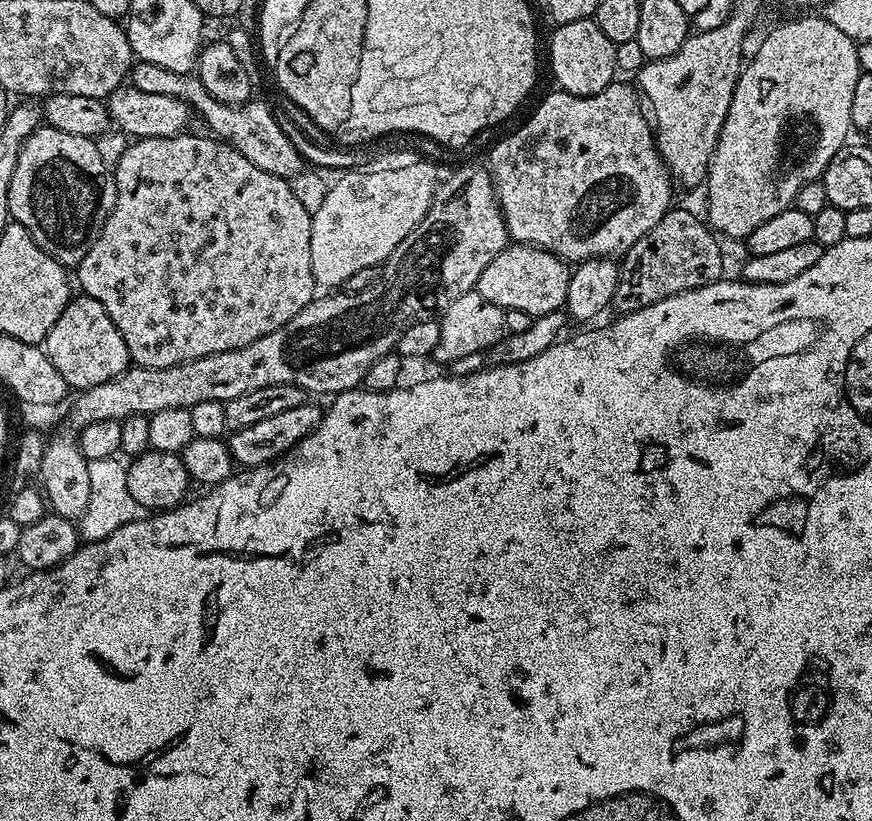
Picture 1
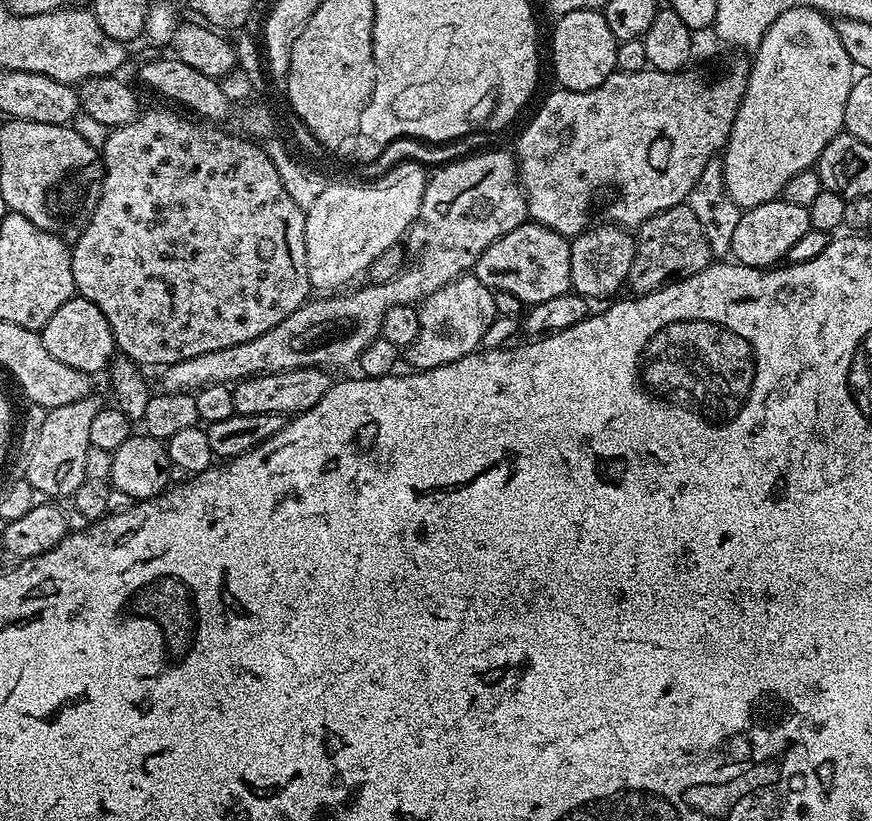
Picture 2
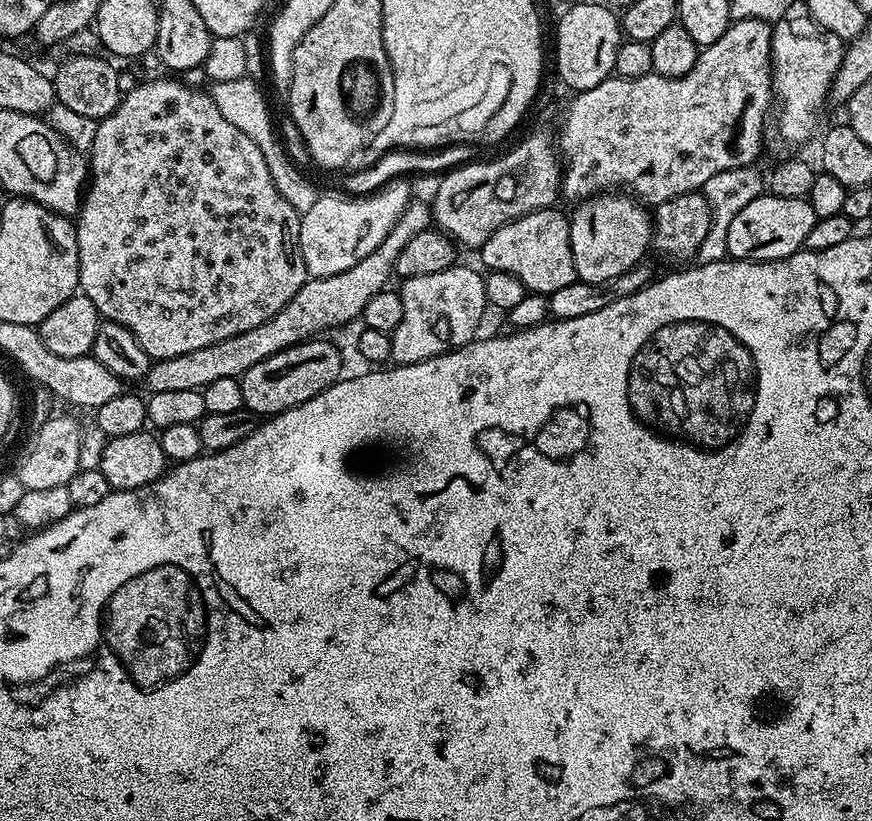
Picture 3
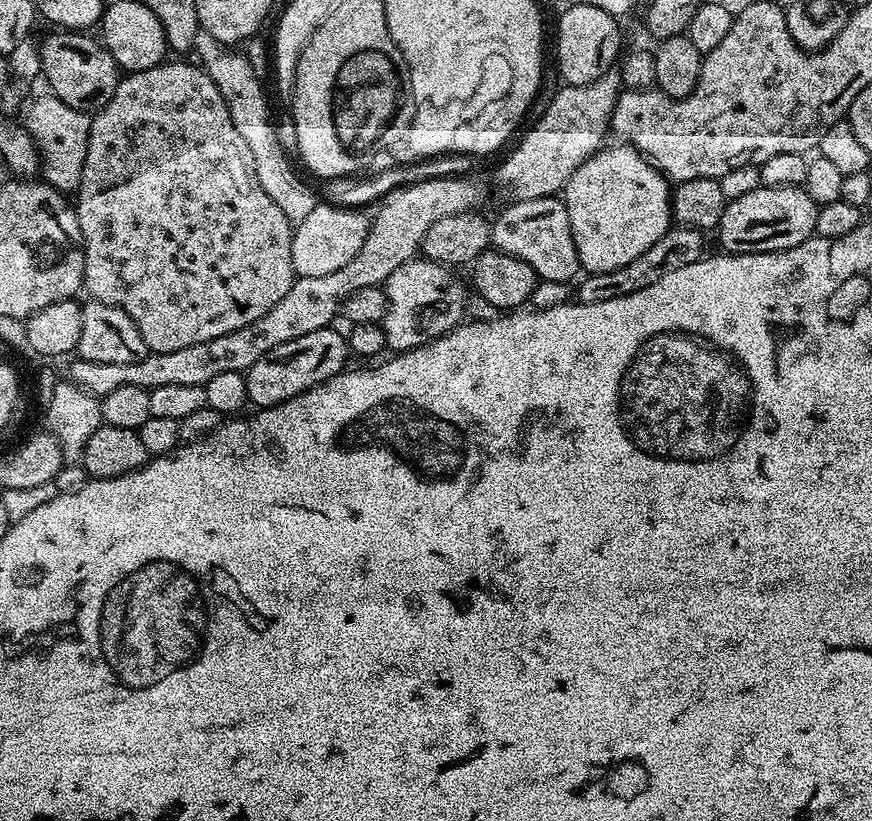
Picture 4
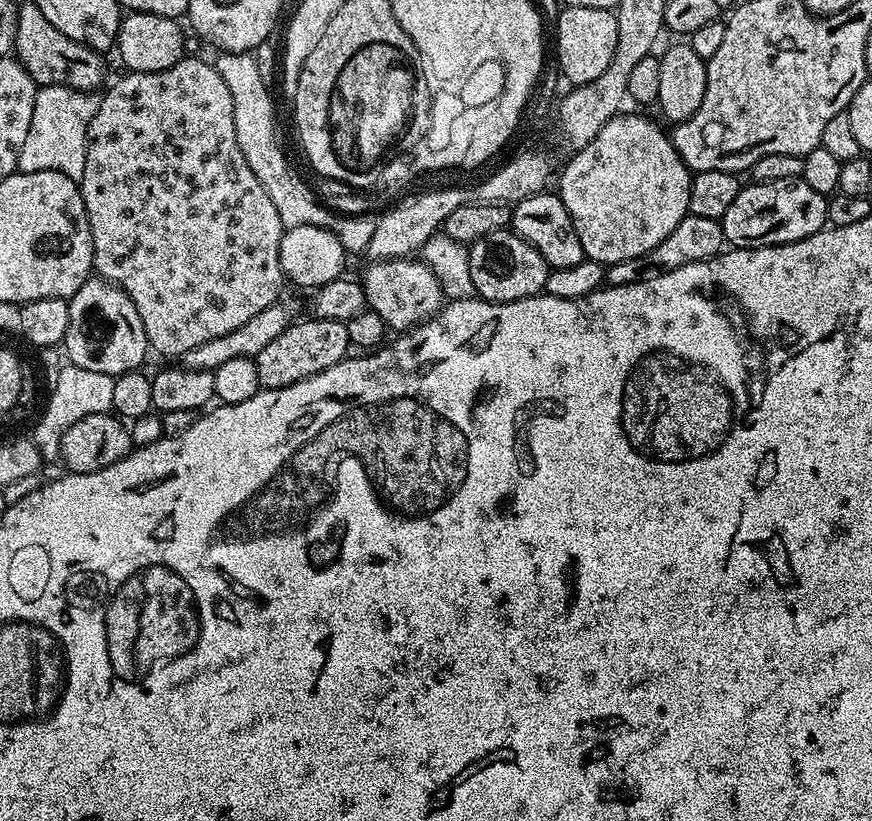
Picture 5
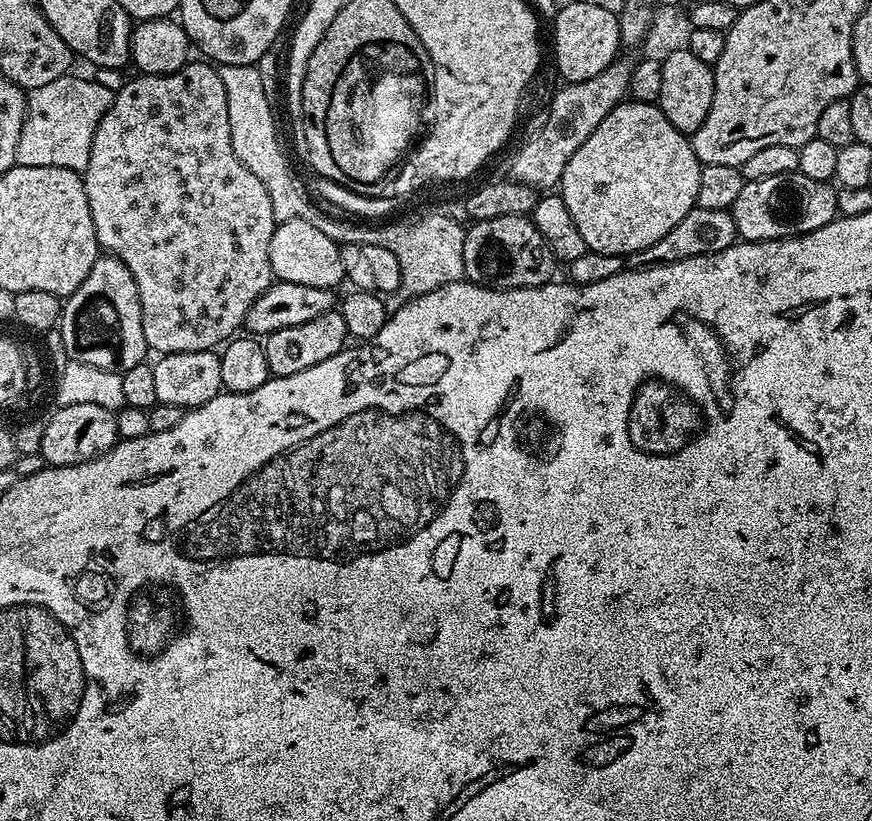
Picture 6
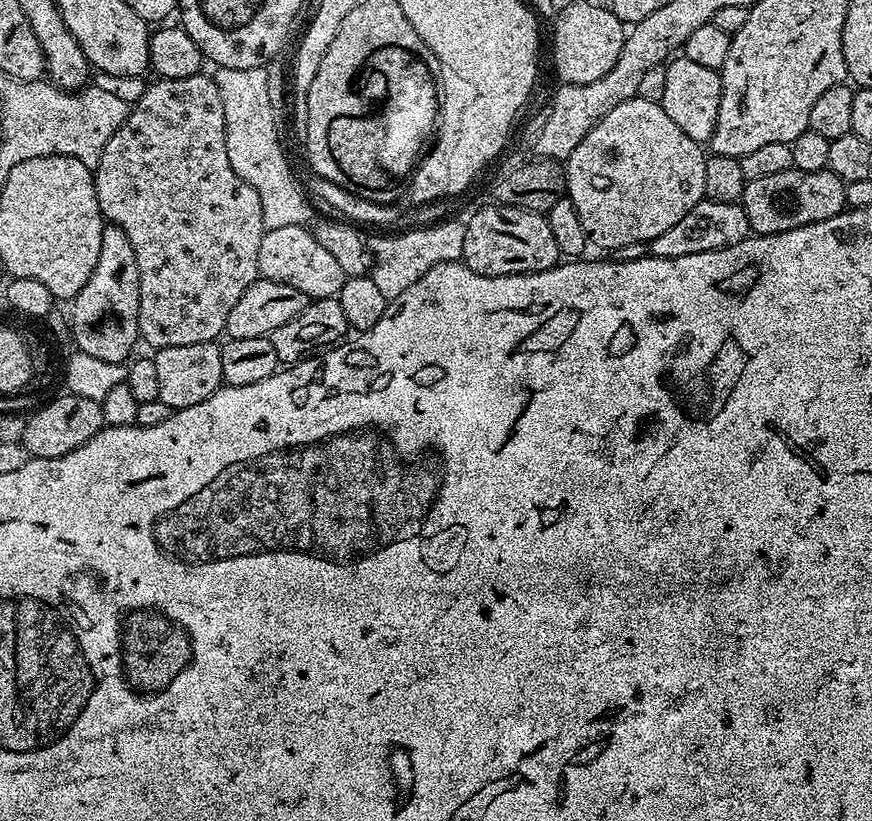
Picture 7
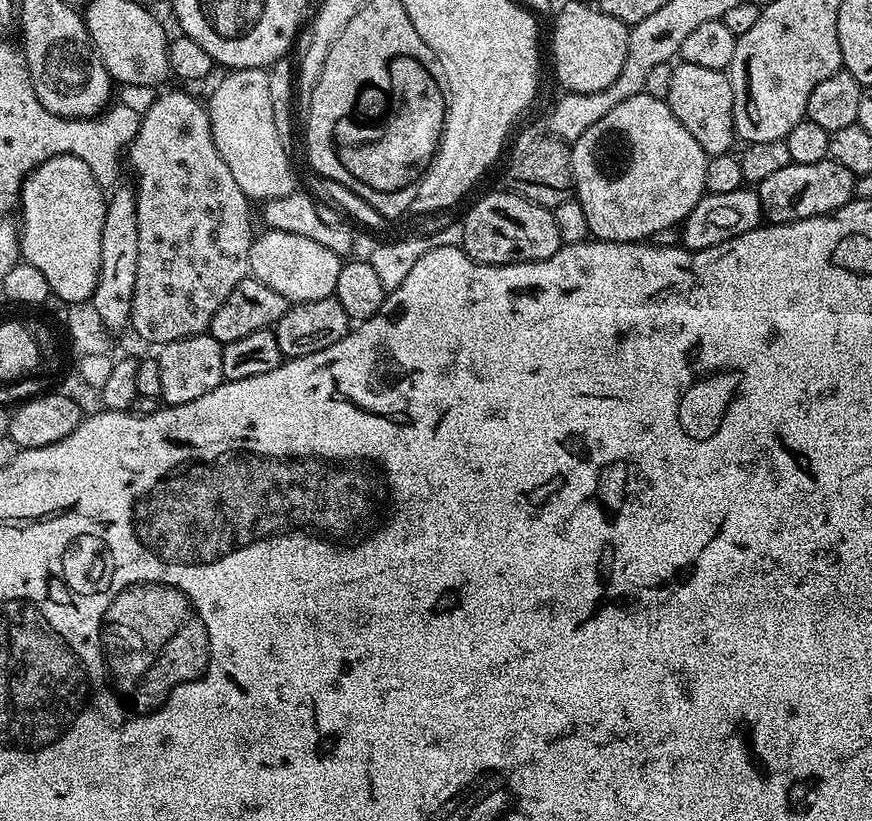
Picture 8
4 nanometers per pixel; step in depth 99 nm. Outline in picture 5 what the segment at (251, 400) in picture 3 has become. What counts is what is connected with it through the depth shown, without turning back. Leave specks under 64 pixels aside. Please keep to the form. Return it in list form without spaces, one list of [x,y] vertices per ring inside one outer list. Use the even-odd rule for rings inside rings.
[[[297,319],[289,328],[282,330],[282,334],[278,334],[278,338],[274,338],[274,342],[269,342],[267,346],[262,346],[260,353],[254,357],[258,366],[258,382],[261,388],[290,386],[294,382],[305,380],[330,366],[334,366],[339,360],[345,359],[349,355],[348,326],[345,321],[307,319]]]

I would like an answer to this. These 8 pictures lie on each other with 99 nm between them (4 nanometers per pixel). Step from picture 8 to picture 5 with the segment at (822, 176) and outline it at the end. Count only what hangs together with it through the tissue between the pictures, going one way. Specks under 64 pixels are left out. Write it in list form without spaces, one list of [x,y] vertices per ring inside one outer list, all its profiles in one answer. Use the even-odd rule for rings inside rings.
[[[778,178],[778,182],[748,182],[730,202],[724,219],[724,238],[732,248],[765,248],[798,242],[821,232],[828,224],[828,197],[806,186],[803,178]]]

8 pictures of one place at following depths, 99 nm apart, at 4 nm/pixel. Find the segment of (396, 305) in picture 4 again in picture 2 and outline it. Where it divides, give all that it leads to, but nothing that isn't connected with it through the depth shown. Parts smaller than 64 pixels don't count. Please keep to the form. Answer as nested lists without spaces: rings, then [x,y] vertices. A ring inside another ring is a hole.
[[[474,274],[459,276],[452,284],[430,294],[419,305],[418,338],[406,350],[406,360],[416,370],[446,366],[477,351],[482,336],[497,318],[494,294]]]

